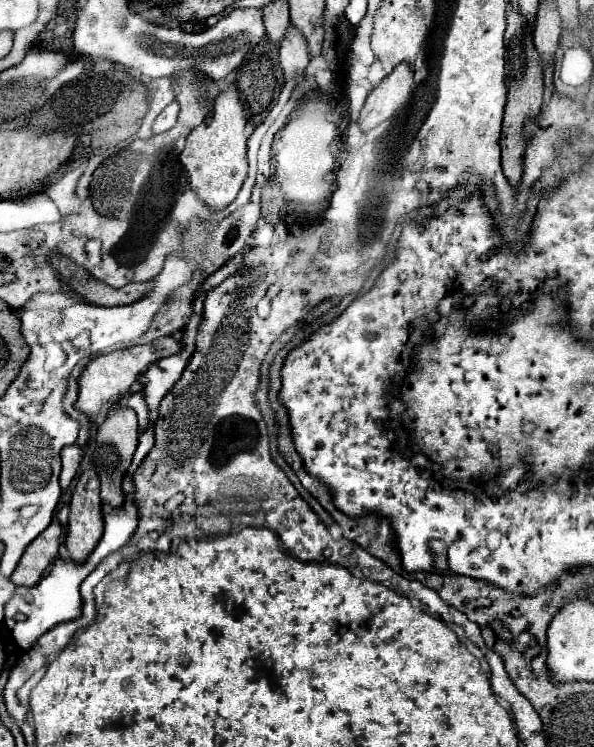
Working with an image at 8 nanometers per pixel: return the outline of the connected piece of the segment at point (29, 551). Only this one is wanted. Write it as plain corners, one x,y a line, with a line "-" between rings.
51,521
51,525
27,545
19,561
19,567
11,575
11,581
15,585
33,587
41,581
49,565
59,555
59,535
61,535
59,521

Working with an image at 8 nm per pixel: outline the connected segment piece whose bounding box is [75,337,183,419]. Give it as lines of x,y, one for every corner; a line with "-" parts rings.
161,337
149,345
137,345
137,347
127,347
121,351
113,351
107,355
99,355
95,357
87,369
83,371
81,379
79,379
79,399
75,403
77,409
89,413
93,419
97,419
97,415
101,413
101,405
121,397
123,393
129,391
129,387
139,379
139,375
143,375
147,371
147,367
163,357
175,355
179,353
183,347
175,337

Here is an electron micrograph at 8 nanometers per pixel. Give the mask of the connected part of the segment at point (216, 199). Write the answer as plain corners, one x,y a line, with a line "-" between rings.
231,83
227,91
215,99
215,109
209,119
199,125
185,143
181,153
181,163
189,173
189,185
197,193
199,201
203,201
213,211
225,209
231,201
235,201
243,181
247,177
247,137
245,137
245,113
243,103
235,85

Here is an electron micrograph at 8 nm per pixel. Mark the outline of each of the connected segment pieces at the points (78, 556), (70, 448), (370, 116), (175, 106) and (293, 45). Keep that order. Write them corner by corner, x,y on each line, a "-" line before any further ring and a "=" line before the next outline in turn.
87,469
79,475
79,483
69,507
71,513
65,545
75,563
85,563
103,535
99,477
95,469
=
67,445
61,451
61,461
63,461
63,469
61,469
61,483
71,483
73,477
77,475
79,463
81,463
81,455
83,449
79,445
=
399,63
391,75
387,75
367,97
361,109
359,125
363,131
377,127
391,119
411,97
415,89
413,69
409,63
=
173,101
171,105
167,105
159,117
155,119
155,125
153,125
153,133
165,133
169,131
175,123
177,123
177,113
179,113
179,103
=
291,25
287,29
287,35
279,47
279,63
287,79
301,79
305,73
305,67
309,65
309,51
307,41
299,35
299,31

